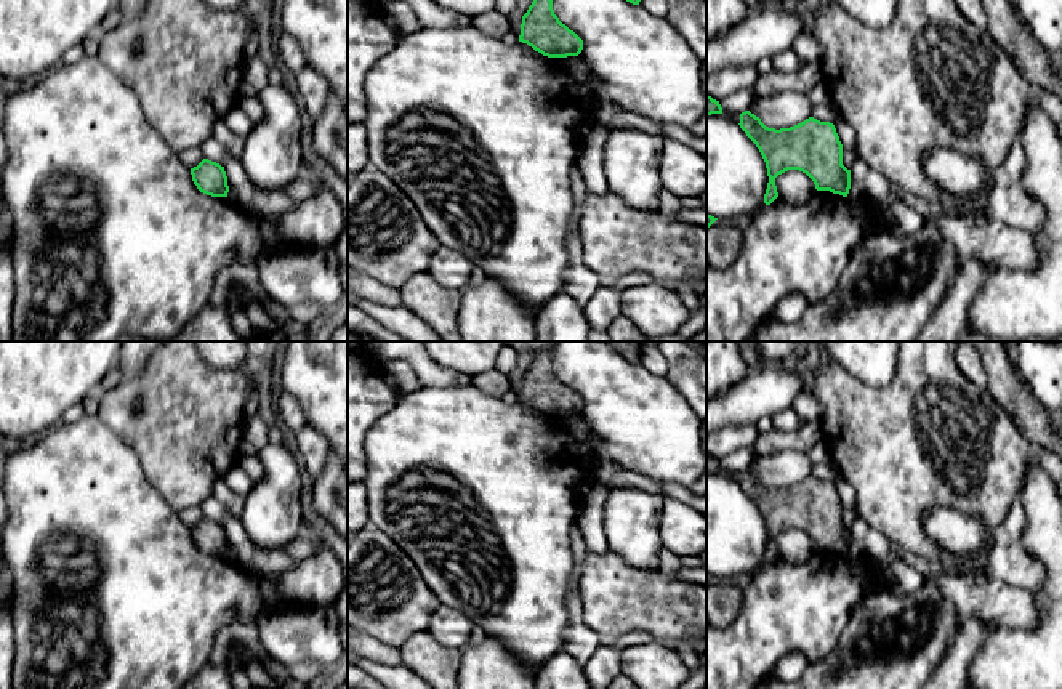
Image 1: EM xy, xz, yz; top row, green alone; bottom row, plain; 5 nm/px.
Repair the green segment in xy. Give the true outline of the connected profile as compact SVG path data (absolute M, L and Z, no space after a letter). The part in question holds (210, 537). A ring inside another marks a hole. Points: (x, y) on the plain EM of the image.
M203 518L197 526L191 527L191 534L200 551L211 556L227 556L227 535L219 522Z

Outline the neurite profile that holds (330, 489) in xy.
M332 452L314 482L314 510L348 542L348 469Z

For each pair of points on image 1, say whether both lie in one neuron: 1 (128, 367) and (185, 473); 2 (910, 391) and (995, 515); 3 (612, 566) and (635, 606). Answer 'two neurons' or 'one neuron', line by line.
1: two neurons
2: one neuron
3: one neuron

